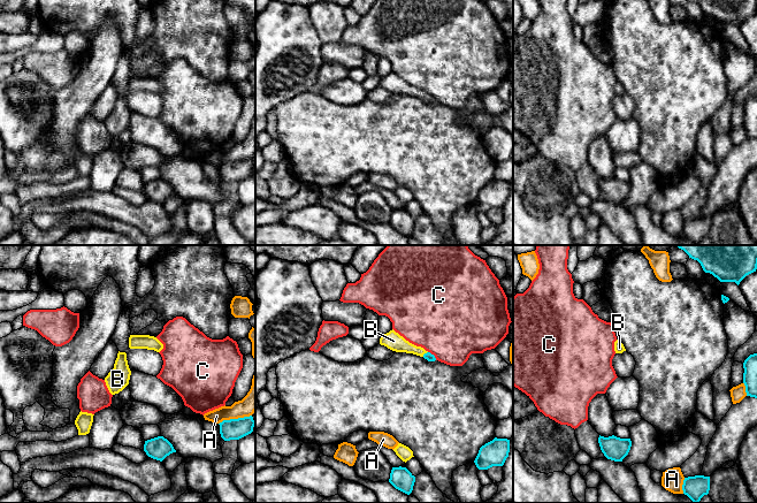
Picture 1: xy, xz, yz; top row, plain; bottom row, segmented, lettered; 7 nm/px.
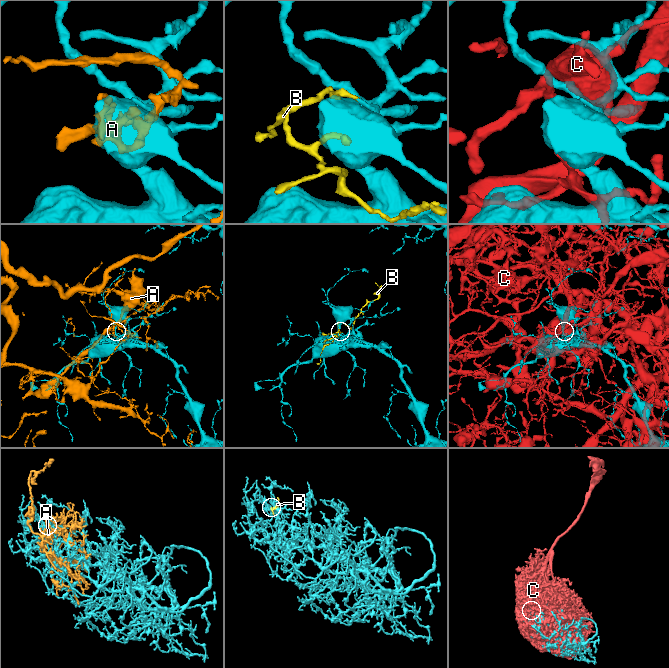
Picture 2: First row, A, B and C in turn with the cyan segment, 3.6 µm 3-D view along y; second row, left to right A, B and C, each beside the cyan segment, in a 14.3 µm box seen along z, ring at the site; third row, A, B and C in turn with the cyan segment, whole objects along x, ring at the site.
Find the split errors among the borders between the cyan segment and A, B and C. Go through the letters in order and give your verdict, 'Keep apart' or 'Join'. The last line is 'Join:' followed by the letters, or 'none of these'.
A: Keep apart
B: Join
C: Keep apart
Join: B

